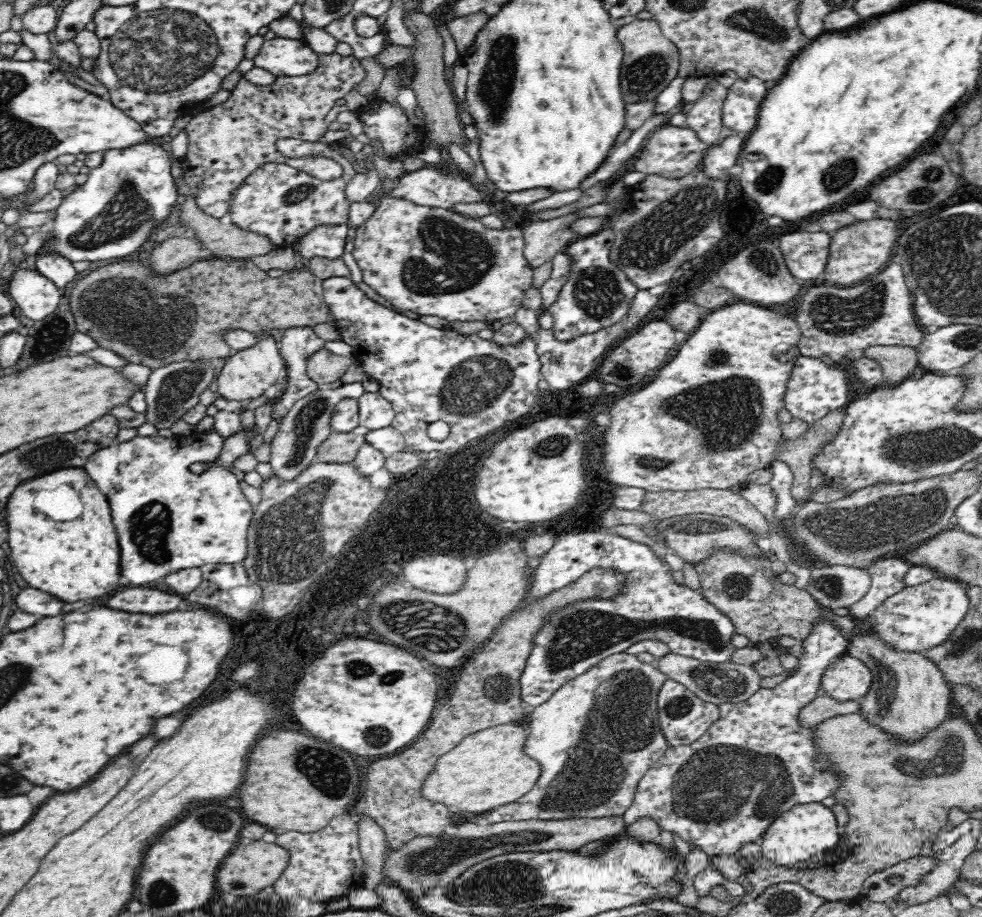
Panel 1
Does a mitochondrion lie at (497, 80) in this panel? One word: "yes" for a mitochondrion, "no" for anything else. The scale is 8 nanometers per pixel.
yes

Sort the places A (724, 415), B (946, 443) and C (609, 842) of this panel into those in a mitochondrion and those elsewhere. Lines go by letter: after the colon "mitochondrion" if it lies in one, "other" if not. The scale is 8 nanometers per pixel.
A: mitochondrion
B: mitochondrion
C: other

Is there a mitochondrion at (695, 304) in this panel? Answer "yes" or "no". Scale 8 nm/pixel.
no

